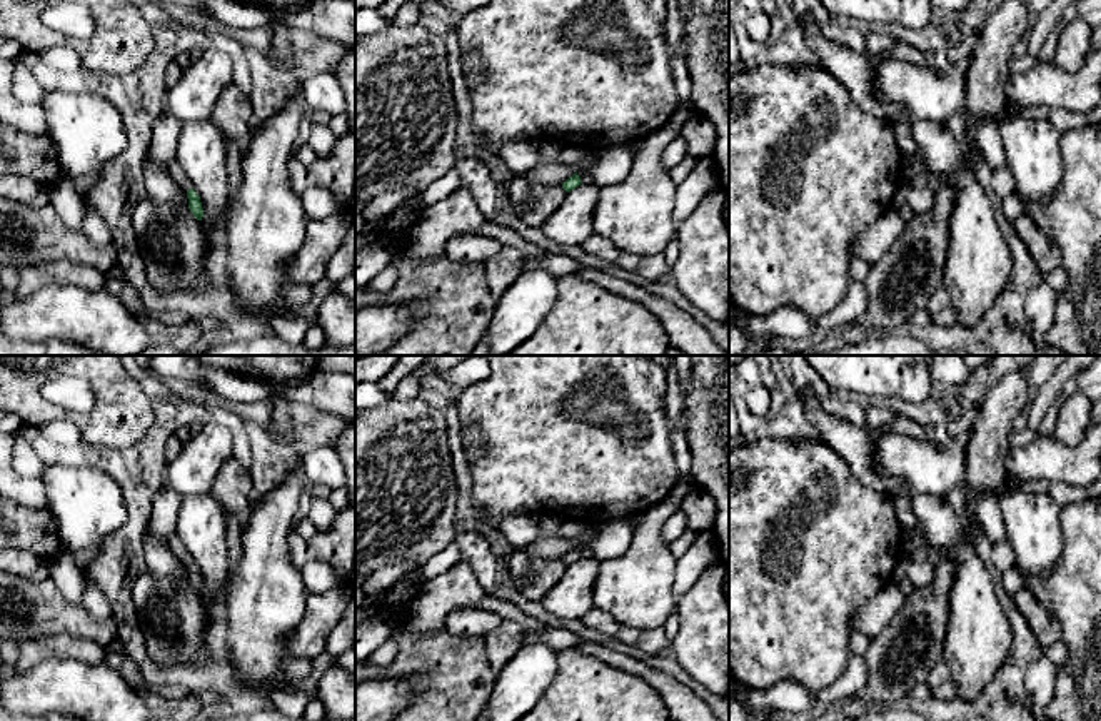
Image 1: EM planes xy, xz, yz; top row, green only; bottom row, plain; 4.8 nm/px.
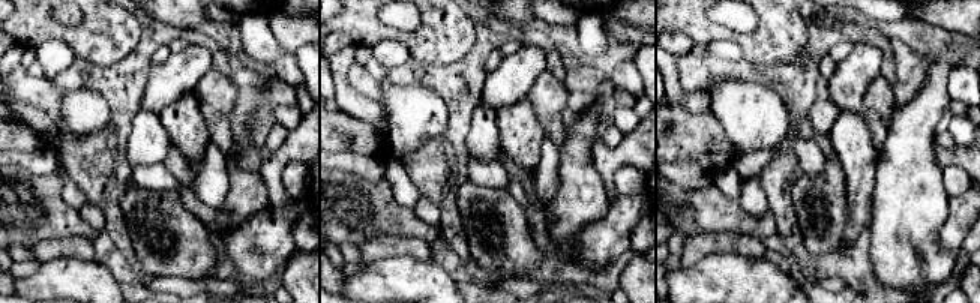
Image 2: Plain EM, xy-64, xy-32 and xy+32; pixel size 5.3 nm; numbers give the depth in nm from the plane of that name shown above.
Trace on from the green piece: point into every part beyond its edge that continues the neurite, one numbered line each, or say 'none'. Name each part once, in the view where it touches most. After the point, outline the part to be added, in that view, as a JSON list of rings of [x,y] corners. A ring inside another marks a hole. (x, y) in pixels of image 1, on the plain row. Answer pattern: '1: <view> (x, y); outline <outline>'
none

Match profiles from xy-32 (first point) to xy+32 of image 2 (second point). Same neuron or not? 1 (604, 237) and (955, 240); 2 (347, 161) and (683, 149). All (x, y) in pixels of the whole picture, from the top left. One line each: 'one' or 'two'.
1: one
2: two

